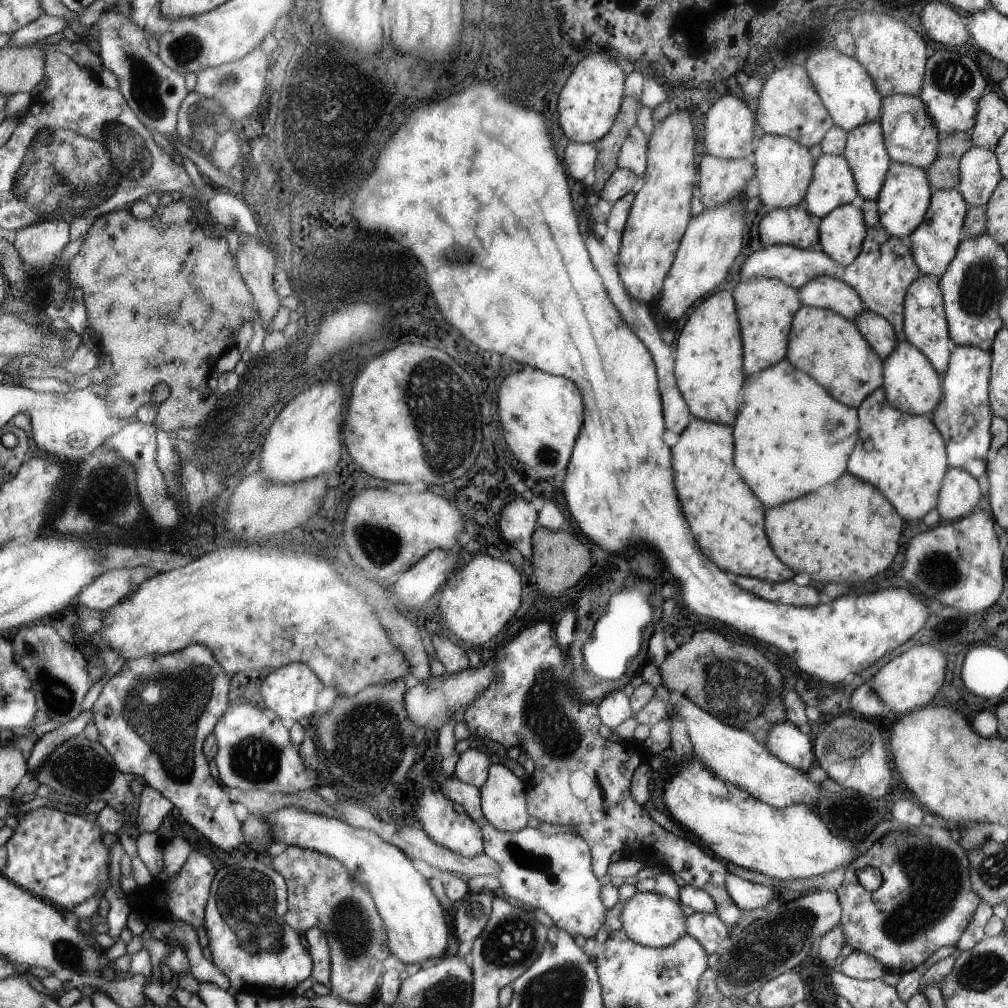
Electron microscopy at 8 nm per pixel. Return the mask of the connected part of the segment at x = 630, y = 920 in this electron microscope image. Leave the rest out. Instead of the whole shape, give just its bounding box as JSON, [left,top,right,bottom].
[620,892,688,948]

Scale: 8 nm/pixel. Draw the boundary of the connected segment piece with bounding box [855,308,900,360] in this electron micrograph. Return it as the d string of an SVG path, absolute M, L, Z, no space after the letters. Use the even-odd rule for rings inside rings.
M865 308L864 312L856 318L855 324L883 360L886 360L896 350L900 336L887 317Z

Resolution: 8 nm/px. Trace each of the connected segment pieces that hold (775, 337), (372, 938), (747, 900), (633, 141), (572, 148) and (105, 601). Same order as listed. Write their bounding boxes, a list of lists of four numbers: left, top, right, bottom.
[[733,278,803,376],[273,846,388,1006],[726,873,774,910],[616,125,648,176],[566,142,598,180],[80,566,150,612]]

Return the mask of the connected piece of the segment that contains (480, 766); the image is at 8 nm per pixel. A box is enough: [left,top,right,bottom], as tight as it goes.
[454,748,490,789]

